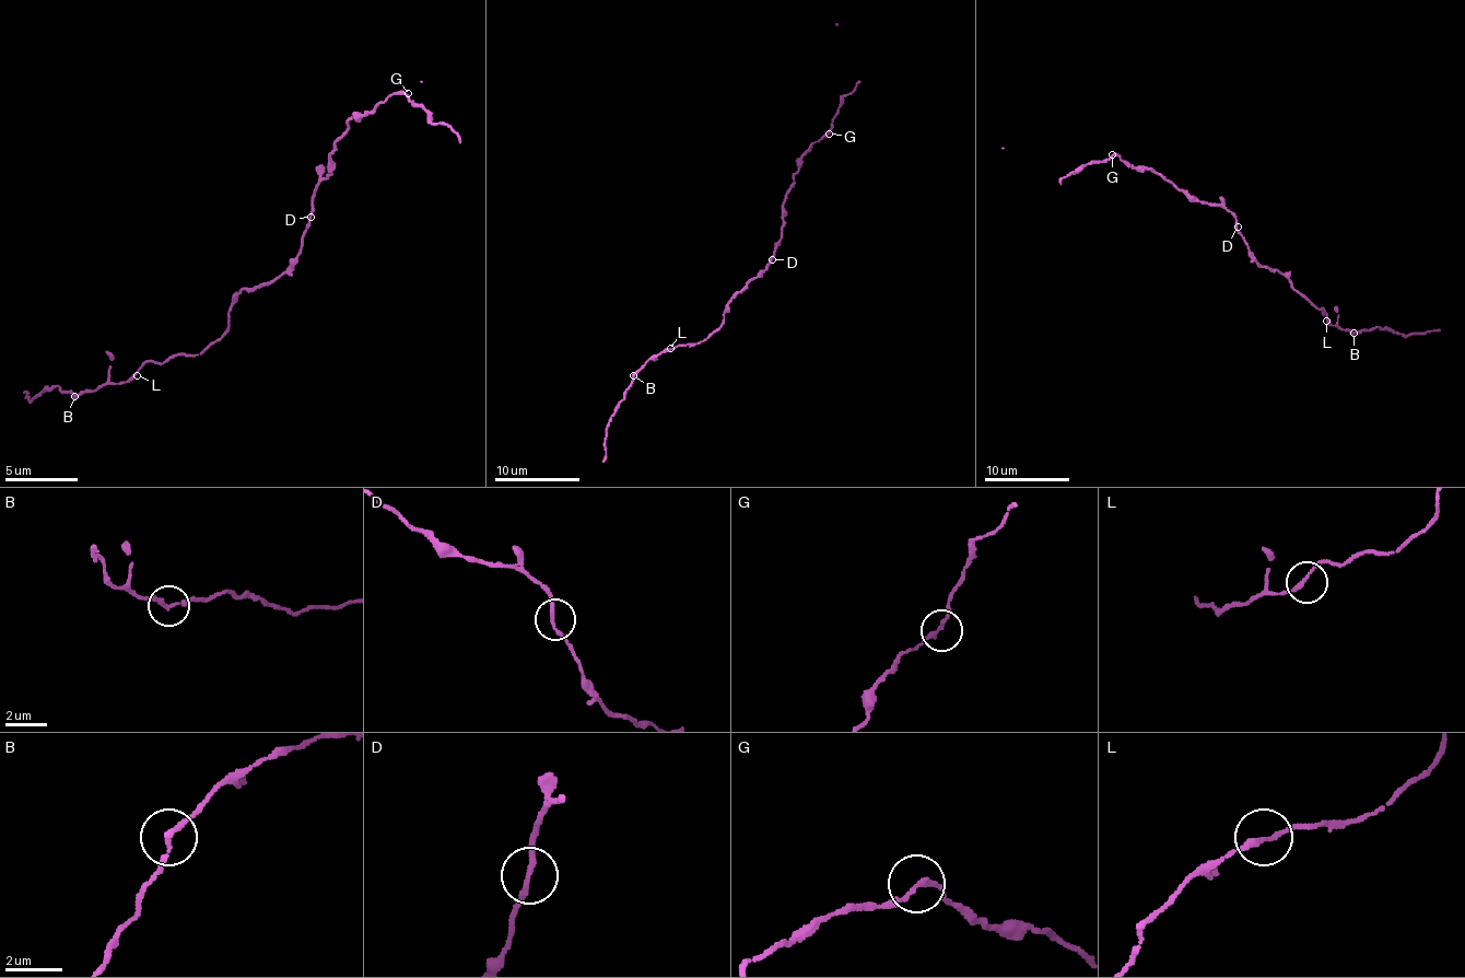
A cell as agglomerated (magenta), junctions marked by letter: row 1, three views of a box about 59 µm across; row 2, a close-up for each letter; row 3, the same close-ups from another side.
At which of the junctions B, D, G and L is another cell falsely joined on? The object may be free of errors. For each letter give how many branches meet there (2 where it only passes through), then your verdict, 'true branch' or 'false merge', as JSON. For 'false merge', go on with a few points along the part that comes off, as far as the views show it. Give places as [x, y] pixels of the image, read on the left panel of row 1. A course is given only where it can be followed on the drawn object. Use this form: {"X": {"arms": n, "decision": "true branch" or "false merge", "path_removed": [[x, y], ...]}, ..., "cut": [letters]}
{"B": {"arms": 2, "decision": "true branch"}, "D": {"arms": 2, "decision": "true branch"}, "G": {"arms": 2, "decision": "true branch"}, "L": {"arms": 2, "decision": "true branch"}, "cut": []}

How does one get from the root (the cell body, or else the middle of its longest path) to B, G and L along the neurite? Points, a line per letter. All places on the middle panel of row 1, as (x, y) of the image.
B: (770, 263), (731, 299), (723, 312), (723, 323), (702, 341), (666, 348), (634, 375)
G: (770, 263), (781, 237), (783, 201), (790, 188), (797, 159), (829, 134)
L: (770, 263), (731, 299), (723, 312), (723, 323), (714, 332), (702, 341), (670, 348)

